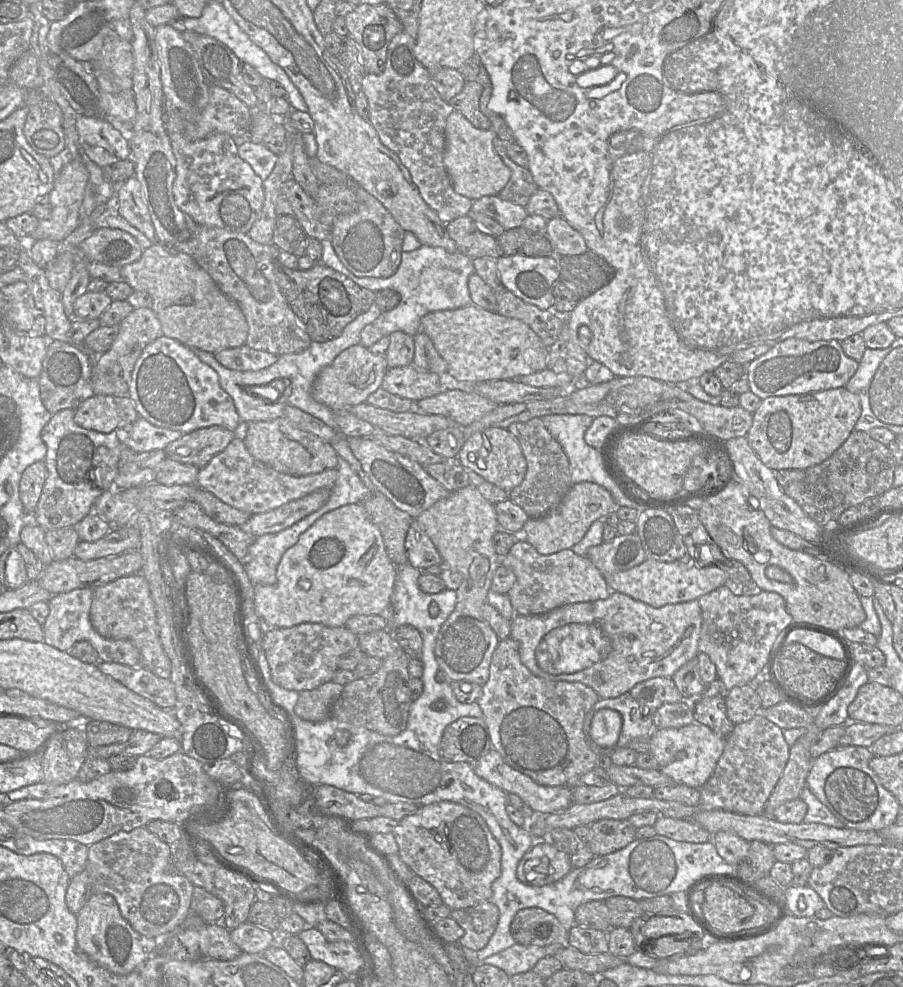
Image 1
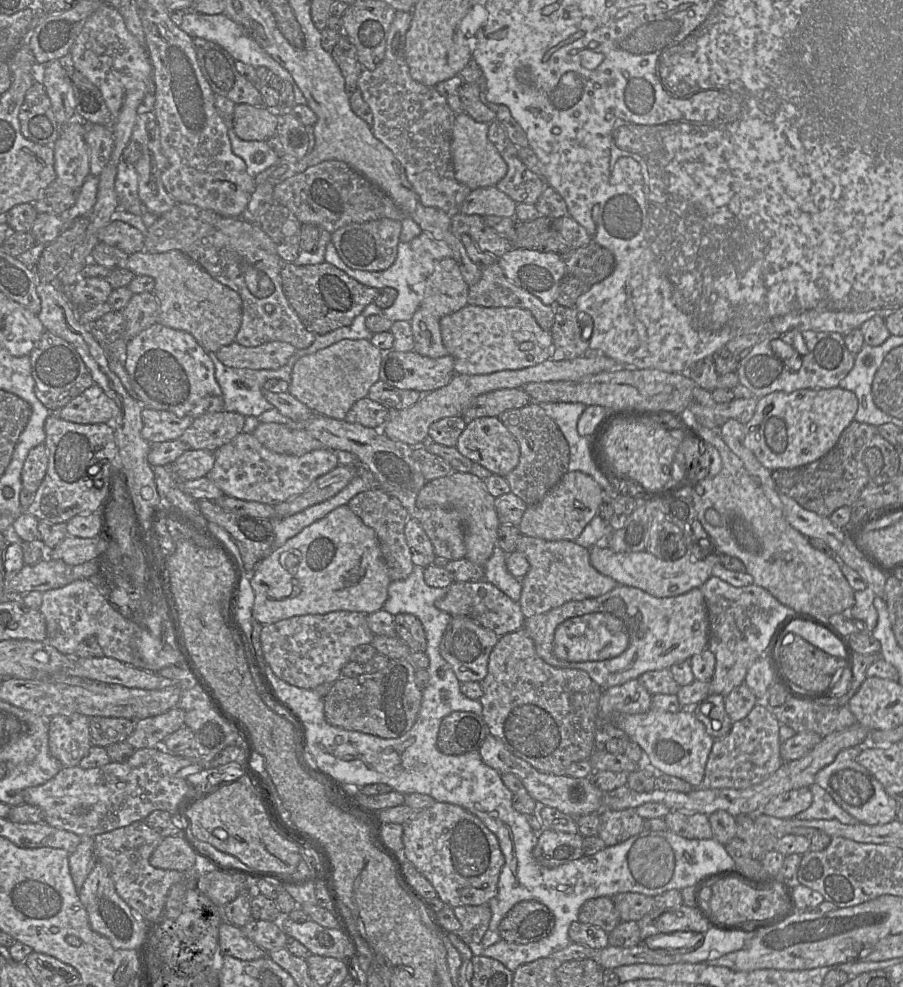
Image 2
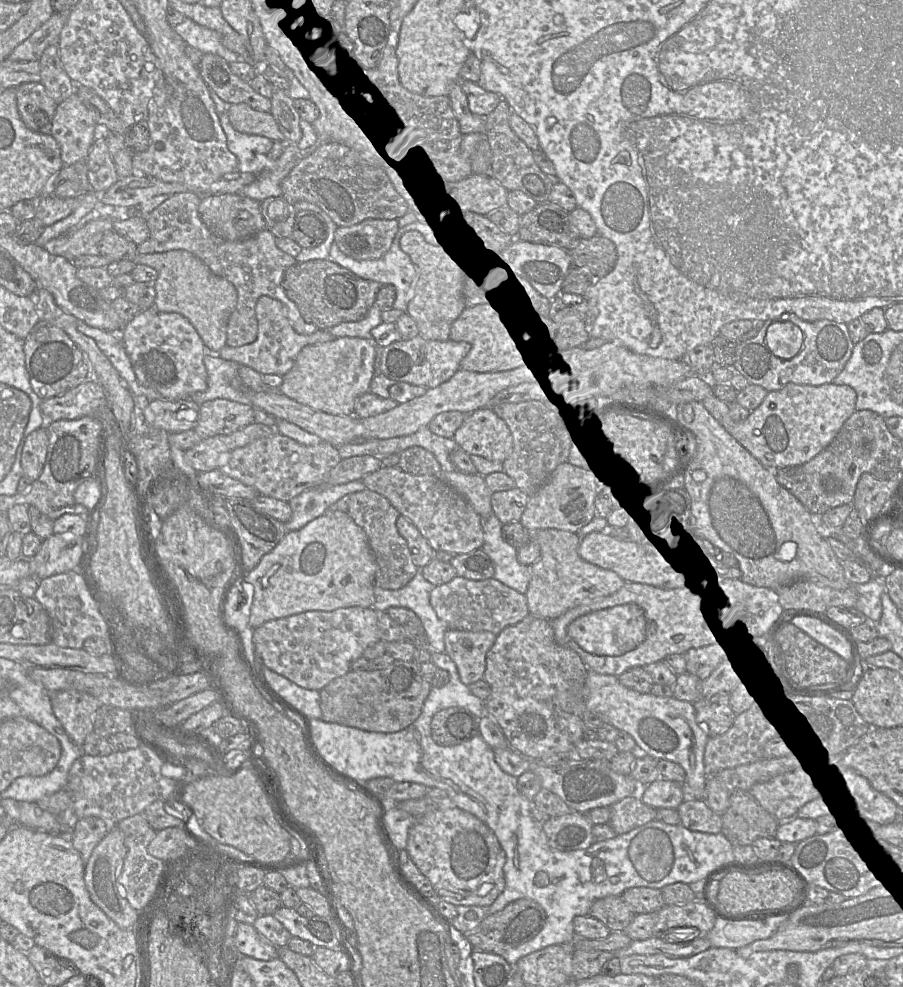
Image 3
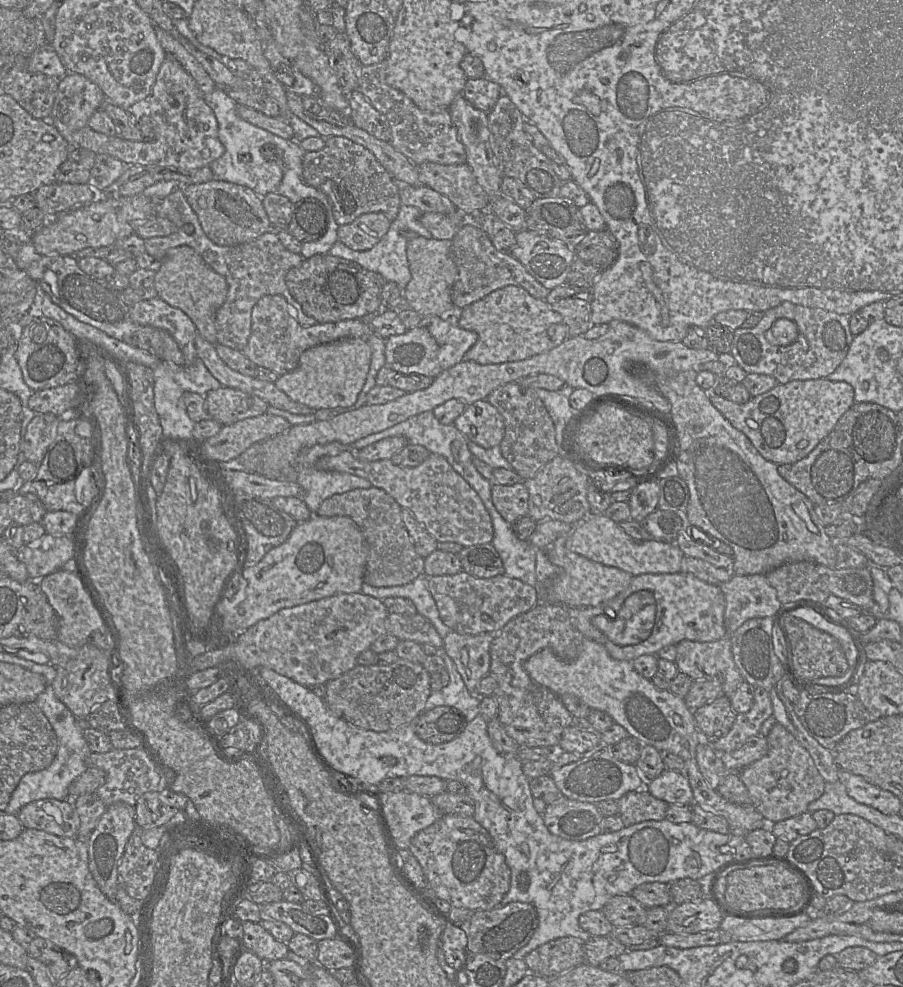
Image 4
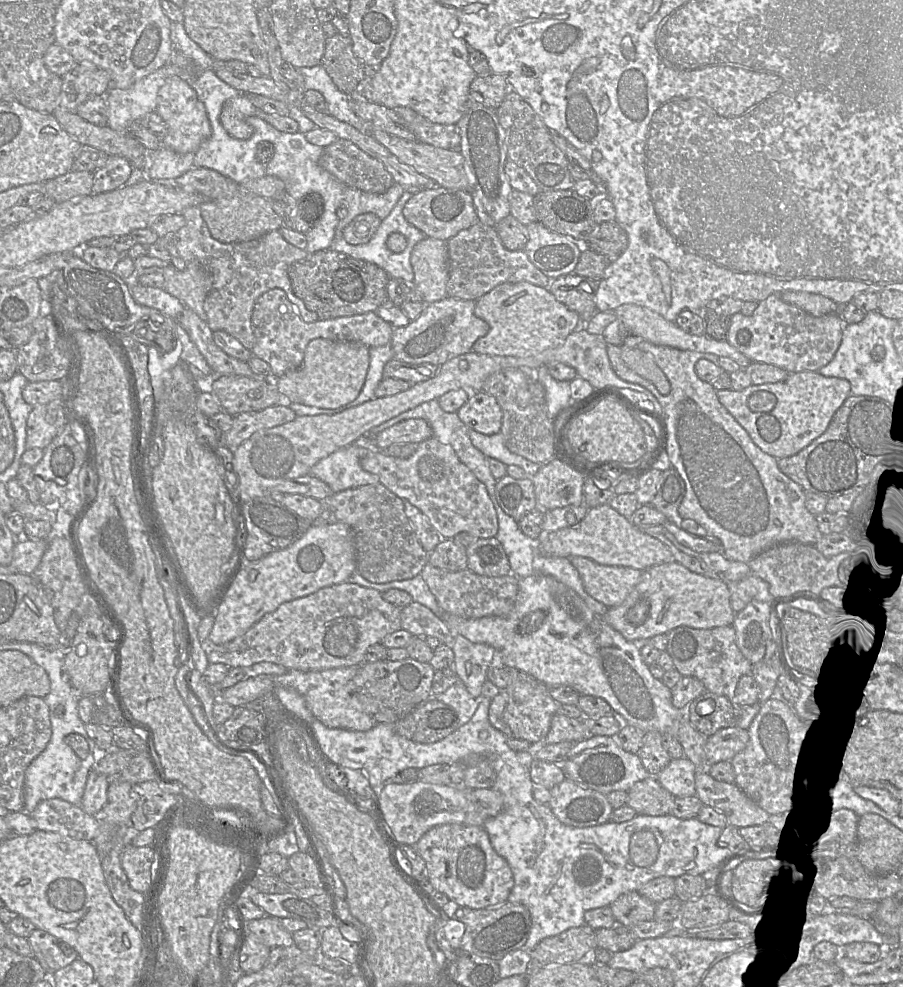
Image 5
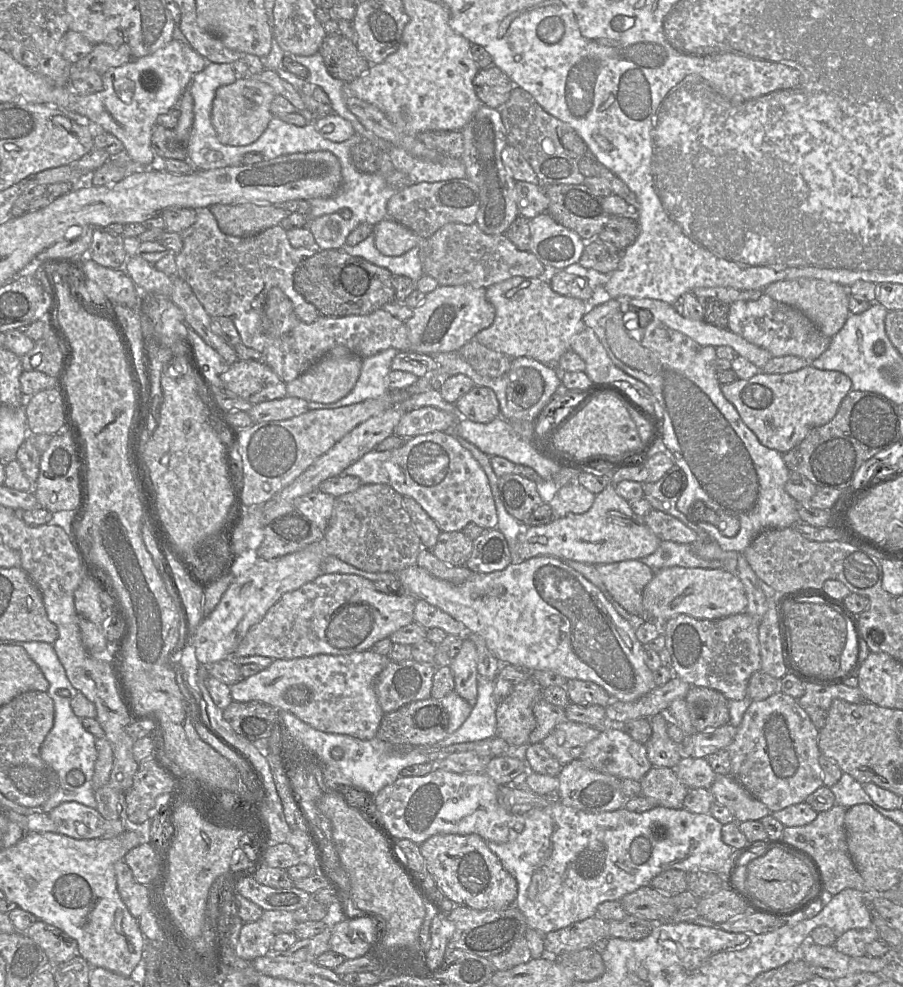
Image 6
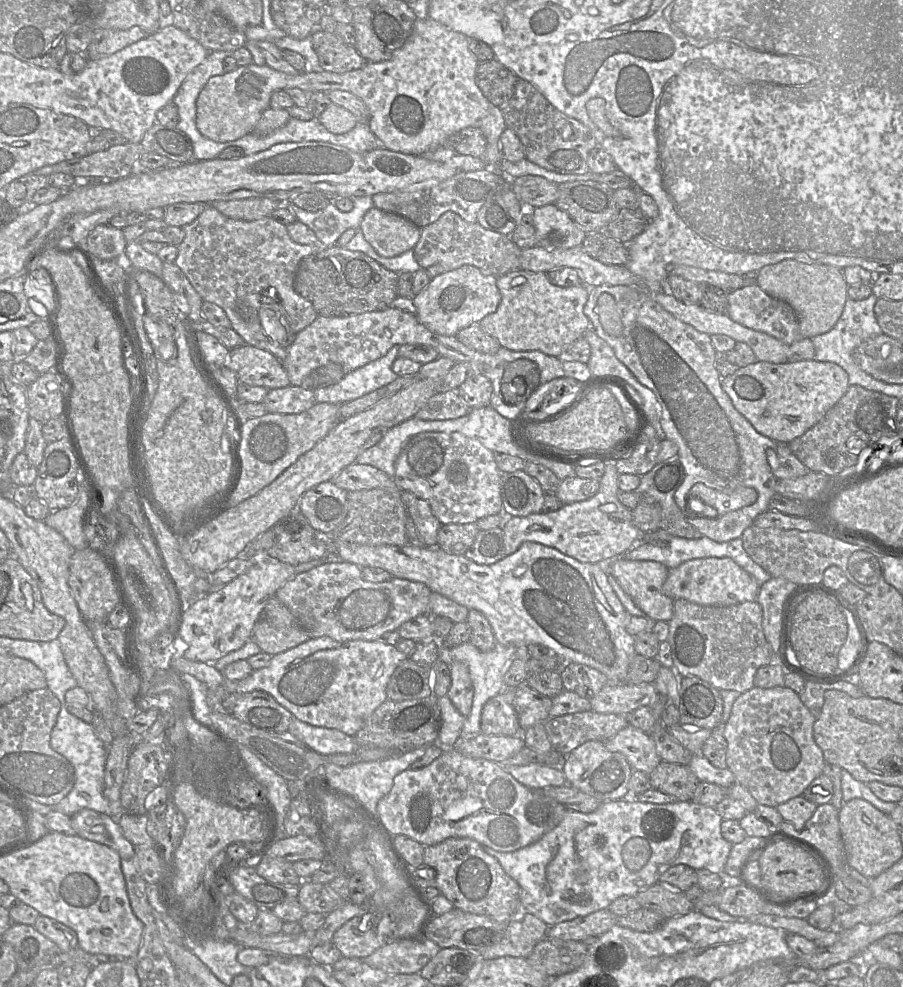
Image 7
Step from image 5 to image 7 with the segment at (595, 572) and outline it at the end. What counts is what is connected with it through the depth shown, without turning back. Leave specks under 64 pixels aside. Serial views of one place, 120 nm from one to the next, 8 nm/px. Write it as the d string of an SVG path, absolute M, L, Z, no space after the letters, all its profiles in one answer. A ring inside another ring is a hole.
M624 557L606 563L606 572L613 576L621 588L627 593L635 605L653 621L668 622L674 611L674 600L662 592L662 586L667 579L669 569L656 561L628 560Z

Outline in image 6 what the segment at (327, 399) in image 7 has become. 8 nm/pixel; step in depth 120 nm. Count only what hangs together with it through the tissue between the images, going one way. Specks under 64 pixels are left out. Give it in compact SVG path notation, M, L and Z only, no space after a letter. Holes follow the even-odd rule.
M389 348L363 359L359 379L347 396L332 403L308 402L308 410L334 409L383 396L390 390L388 375L392 360L398 352L395 348Z

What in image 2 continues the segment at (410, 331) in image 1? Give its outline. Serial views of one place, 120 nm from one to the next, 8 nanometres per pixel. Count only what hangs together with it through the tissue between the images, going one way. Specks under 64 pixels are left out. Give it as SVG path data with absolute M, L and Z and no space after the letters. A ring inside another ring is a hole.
M425 231L408 243L400 241L395 262L383 271L363 271L350 268L342 261L332 241L328 243L325 254L325 262L333 264L359 283L380 290L387 287L397 290L398 296L395 303L390 308L382 310L382 316L393 323L396 321L411 322L423 299L427 278L433 273L435 264L444 258L453 258L452 250L444 242L436 240Z

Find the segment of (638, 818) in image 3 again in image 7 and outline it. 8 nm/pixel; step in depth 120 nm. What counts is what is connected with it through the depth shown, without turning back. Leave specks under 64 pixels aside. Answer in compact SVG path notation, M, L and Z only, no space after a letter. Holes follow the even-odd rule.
M661 761L649 774L653 789L675 797L678 801L692 800L699 783L688 765Z

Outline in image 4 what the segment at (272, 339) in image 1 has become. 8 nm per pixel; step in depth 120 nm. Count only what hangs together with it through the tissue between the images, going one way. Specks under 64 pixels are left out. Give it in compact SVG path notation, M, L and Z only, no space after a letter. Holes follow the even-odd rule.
M181 188L156 202L157 216L173 222L178 227L178 231L164 237L144 239L145 251L162 262L169 249L183 245L189 246L227 282L226 299L215 316L217 343L241 351L251 335L252 309L265 295L282 295L295 308L297 320L302 326L310 327L318 323L304 313L301 304L291 295L285 281L288 271L298 266L304 258L300 253L287 250L279 240L277 232L266 232L244 244L221 246L207 237Z

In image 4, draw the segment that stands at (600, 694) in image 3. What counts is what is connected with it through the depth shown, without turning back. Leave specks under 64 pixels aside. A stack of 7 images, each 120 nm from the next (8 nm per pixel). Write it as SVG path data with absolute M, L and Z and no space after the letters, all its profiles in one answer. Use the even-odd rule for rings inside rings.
M583 637L574 660L560 660L545 648L528 658L524 668L535 682L550 688L557 695L574 695L591 709L606 712L641 744L653 746L659 752L669 751L680 756L685 763L694 803L725 818L731 834L745 836L752 830L768 826L767 820L753 804L731 803L709 786L697 765L696 749L701 742L701 735L692 711L684 699L668 690L658 689L652 681L637 673L631 661L614 659L604 645Z

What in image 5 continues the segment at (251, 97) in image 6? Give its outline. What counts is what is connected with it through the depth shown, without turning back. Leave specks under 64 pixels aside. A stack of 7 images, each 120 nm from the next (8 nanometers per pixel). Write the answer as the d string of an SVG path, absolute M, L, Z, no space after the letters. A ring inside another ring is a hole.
M239 94L223 104L220 122L230 136L240 140L249 139L254 130L247 123L247 118L256 116L258 110L248 95Z

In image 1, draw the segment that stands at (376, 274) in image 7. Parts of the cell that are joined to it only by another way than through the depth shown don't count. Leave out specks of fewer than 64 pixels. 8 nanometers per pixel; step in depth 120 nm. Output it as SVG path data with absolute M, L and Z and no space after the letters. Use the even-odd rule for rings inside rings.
M277 259L277 262L274 262L274 272L282 294L312 342L322 343L339 337L351 322L366 313L376 302L375 292L358 286L343 274L323 264L317 264L308 270L293 270Z

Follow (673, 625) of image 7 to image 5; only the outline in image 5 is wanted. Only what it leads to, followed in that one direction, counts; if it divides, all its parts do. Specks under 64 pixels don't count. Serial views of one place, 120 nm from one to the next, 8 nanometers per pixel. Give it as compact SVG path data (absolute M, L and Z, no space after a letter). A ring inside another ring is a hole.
M680 626L667 633L667 640L666 652L672 658L674 668L682 676L700 680L708 692L725 696L734 703L738 682L743 676L752 675L753 665L737 646L733 626L710 629Z

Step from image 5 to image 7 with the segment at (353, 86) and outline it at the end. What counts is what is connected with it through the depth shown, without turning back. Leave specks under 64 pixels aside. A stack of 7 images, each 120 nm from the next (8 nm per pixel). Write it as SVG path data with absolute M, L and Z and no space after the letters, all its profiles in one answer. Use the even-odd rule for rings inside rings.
M314 27L315 31L311 34L313 48L318 56L319 63L323 70L334 73L345 73L364 67L367 60L360 55L355 46L346 44L336 33L327 33Z

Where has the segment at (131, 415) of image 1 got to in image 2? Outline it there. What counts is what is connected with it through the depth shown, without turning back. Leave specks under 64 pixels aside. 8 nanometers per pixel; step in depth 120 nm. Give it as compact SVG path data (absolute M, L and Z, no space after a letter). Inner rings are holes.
M95 383L57 411L60 418L78 424L112 424L118 413L114 400Z

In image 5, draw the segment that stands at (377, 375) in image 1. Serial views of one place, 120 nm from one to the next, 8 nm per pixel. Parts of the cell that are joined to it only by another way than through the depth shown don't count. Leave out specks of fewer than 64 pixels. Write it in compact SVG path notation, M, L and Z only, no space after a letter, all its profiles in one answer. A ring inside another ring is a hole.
M316 338L306 347L302 364L275 379L285 401L334 409L354 401L360 394L370 365L369 347L358 342Z

